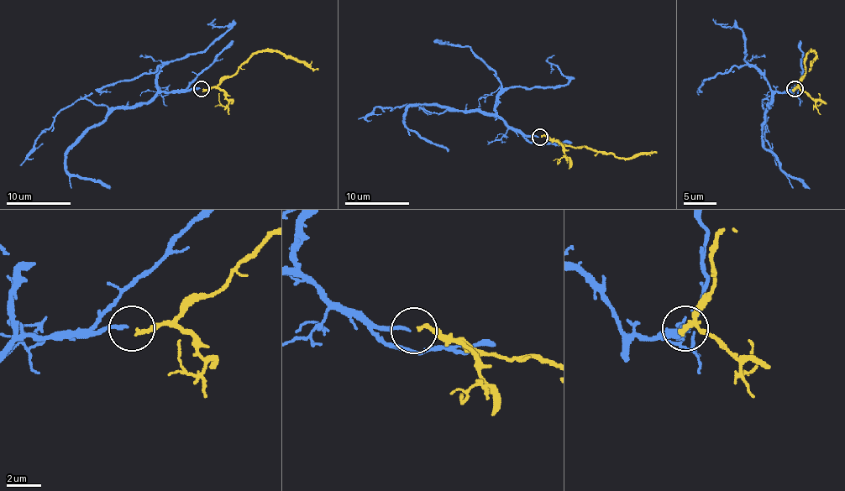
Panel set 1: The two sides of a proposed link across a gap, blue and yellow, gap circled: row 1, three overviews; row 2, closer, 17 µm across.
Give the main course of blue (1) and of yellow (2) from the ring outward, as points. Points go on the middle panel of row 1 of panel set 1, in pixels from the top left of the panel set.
1: (538, 136), (514, 132), (501, 118), (485, 111), (412, 104), (404, 115), (404, 123), (449, 149)
2: (541, 136), (549, 136), (574, 148), (591, 148), (622, 157), (656, 151)

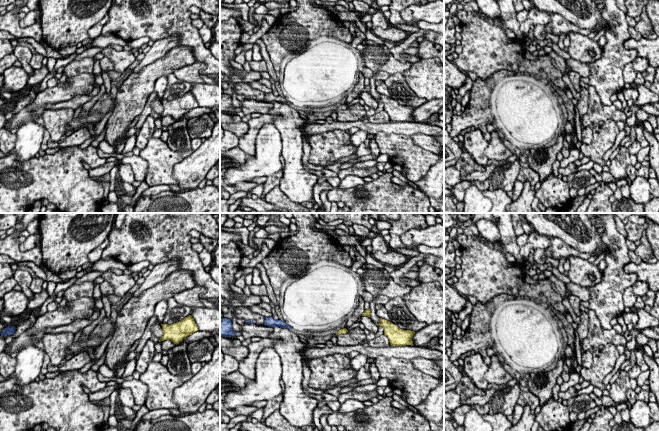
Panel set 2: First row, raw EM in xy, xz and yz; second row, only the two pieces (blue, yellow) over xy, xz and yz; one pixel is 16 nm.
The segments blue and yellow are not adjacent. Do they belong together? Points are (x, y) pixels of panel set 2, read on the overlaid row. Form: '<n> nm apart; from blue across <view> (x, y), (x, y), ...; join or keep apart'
700 nm apart; from blue across xz (292, 329), (336, 331); join

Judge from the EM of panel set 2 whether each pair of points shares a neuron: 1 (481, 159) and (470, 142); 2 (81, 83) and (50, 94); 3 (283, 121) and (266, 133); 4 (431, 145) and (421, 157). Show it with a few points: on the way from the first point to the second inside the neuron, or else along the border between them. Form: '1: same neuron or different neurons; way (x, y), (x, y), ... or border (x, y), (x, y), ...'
1: same neuron; way (478, 155), (474, 146)
2: same neuron; way (73, 86), (66, 92), (58, 94)
3: different neurons; border (273, 123), (279, 132), (282, 149)
4: different neurons; border (409, 136), (416, 144), (433, 153)

